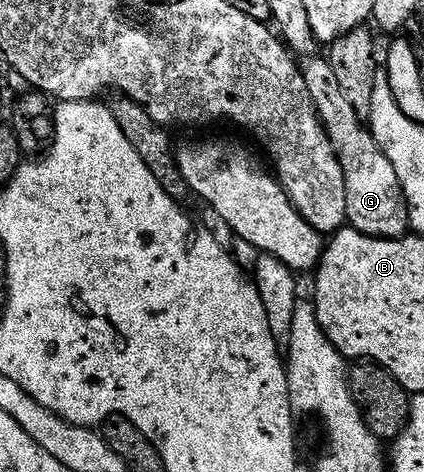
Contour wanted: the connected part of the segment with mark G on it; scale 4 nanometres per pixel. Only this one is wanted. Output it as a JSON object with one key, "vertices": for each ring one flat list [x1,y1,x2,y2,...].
{"vertices":[[321,55,304,56,299,63,305,87,315,105,315,112,322,121,335,156,341,165,345,178,346,217,348,226,355,230,379,238,402,238,408,232,408,207,392,162,371,135,370,128,353,105,346,100,337,85,332,66]]}

